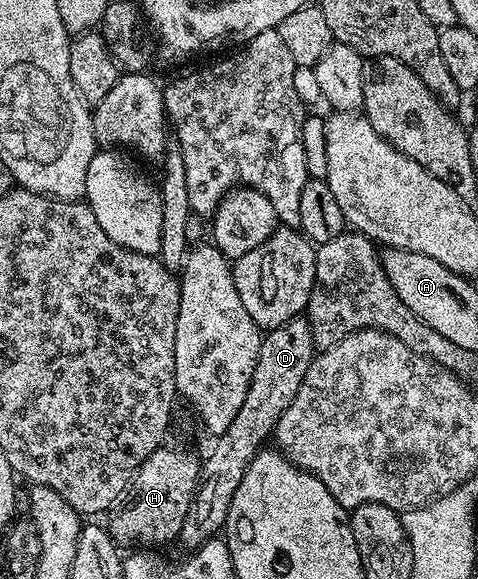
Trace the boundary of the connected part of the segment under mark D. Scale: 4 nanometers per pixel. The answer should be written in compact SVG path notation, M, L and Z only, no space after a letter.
M309 319L289 320L284 322L284 326L271 328L263 335L260 354L256 358L256 370L252 370L252 382L248 386L248 394L244 394L244 406L240 406L228 430L224 430L224 434L213 441L206 460L204 456L201 461L194 501L177 538L177 543L183 544L186 550L206 544L225 529L228 506L232 506L232 494L236 494L236 486L240 486L244 470L248 470L254 455L262 451L273 437L275 426L280 422L284 410L292 406L292 398L296 398L296 390L300 390L300 382L304 382L304 374L308 374L308 366L315 355Z

